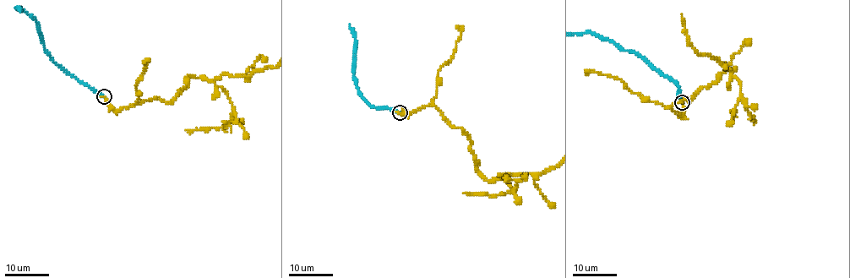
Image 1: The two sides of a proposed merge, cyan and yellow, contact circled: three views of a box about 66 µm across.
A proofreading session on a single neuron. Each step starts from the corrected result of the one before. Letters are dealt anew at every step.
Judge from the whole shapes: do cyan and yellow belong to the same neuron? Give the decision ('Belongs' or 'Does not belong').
Belongs

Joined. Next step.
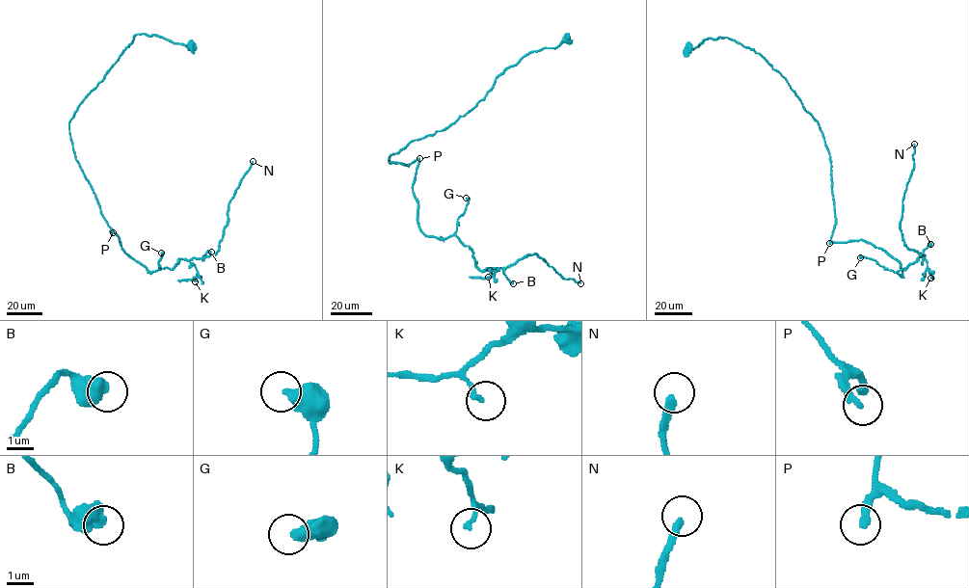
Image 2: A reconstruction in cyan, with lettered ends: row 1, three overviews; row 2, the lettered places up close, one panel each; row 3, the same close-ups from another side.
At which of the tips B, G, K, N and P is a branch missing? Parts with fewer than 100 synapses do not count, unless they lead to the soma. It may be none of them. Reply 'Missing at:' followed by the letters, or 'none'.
Missing at: N, P

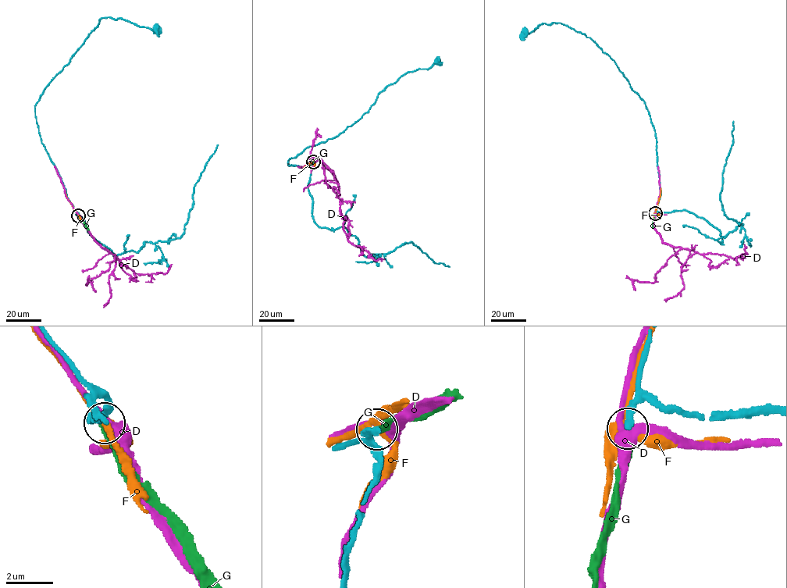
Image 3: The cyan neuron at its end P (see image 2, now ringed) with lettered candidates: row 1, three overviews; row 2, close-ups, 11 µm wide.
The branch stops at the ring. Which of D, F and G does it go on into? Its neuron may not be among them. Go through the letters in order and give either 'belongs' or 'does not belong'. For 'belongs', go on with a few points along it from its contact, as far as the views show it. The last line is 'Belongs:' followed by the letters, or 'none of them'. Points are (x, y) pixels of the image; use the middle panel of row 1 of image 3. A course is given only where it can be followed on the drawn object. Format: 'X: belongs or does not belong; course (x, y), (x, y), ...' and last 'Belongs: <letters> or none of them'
D: does not belong
F: does not belong
G: belongs
Belongs: G

